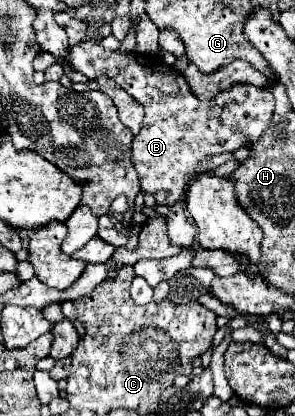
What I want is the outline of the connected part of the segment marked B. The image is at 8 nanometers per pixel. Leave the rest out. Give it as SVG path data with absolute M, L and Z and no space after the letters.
M95 40L73 46L69 50L69 62L89 80L109 76L145 108L145 120L141 132L133 138L131 150L141 192L151 194L157 204L179 204L185 196L185 182L189 176L197 174L201 160L253 146L273 120L275 98L267 88L233 84L231 88L219 90L211 100L199 100L193 96L185 78L163 60L137 52L107 52Z

